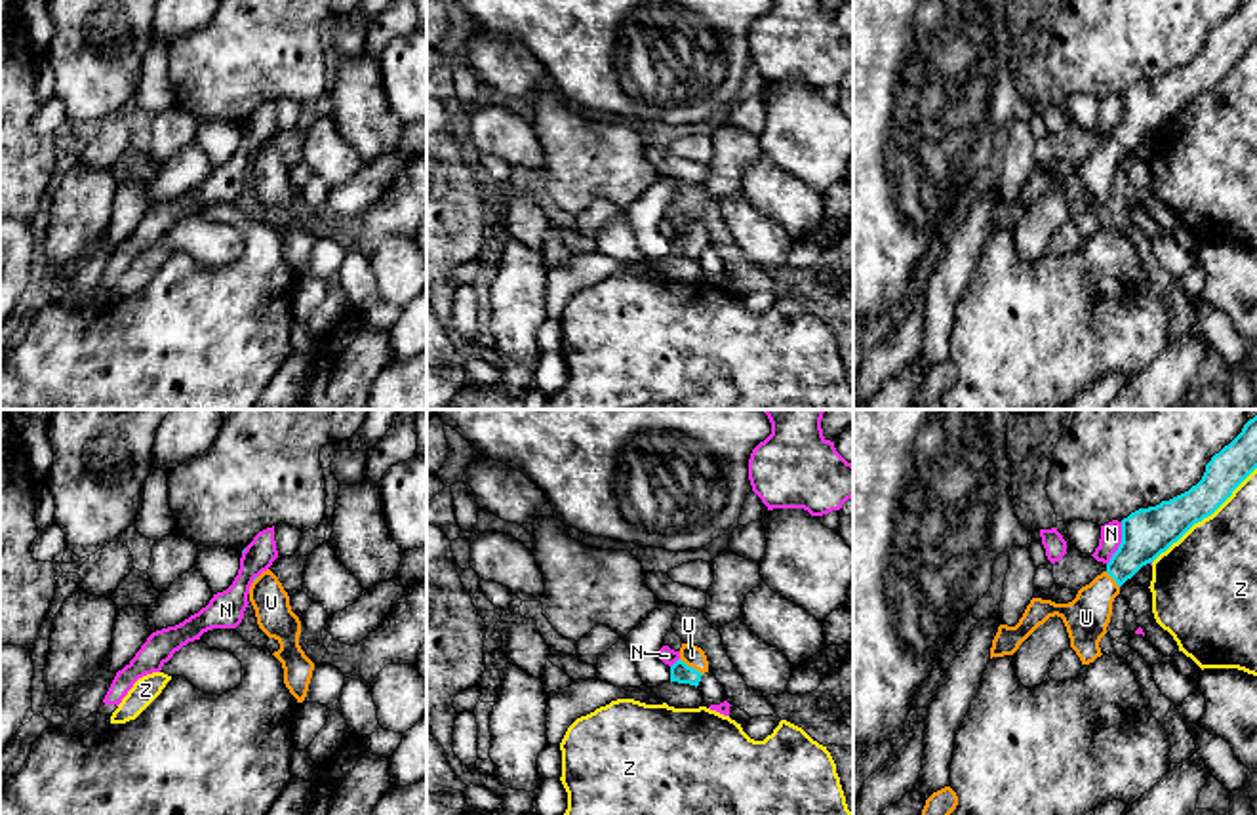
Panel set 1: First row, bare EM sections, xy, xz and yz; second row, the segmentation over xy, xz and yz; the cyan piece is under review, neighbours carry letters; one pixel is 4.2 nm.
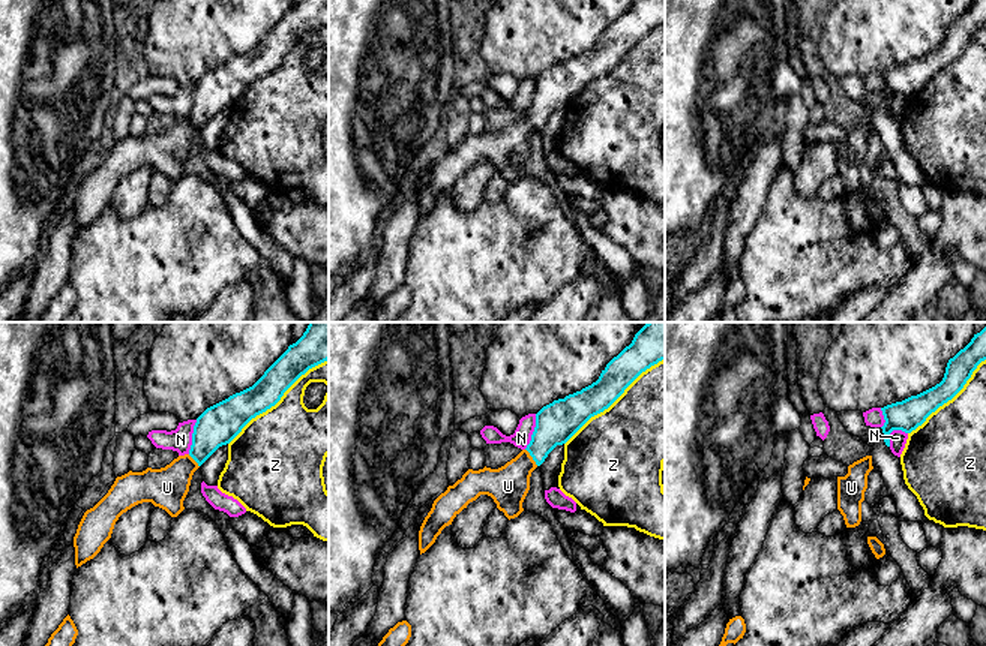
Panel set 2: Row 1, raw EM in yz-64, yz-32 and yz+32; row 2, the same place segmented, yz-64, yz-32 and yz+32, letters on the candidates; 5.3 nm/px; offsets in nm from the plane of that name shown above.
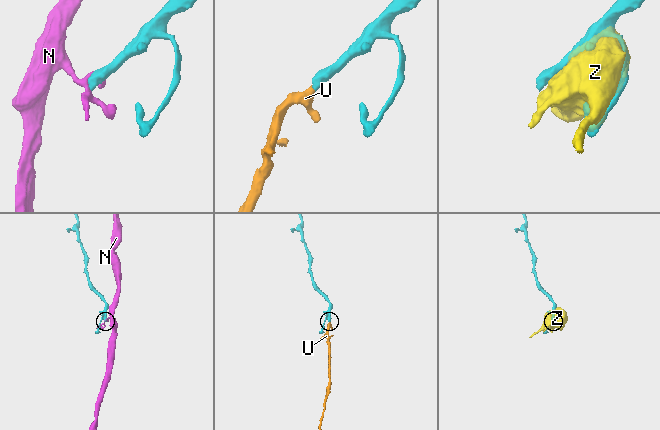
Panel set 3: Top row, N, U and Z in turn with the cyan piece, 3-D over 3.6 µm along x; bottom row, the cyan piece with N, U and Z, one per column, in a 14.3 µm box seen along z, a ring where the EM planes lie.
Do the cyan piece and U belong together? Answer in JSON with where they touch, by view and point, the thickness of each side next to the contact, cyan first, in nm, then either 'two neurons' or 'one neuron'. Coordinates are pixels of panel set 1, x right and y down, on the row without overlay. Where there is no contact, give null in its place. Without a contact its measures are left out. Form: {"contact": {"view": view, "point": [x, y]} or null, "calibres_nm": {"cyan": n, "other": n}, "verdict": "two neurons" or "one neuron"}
{"contact": {"view": "xz", "point": [690, 240]}, "calibres_nm": {"cyan": 90, "other": 90}, "verdict": "one neuron"}

